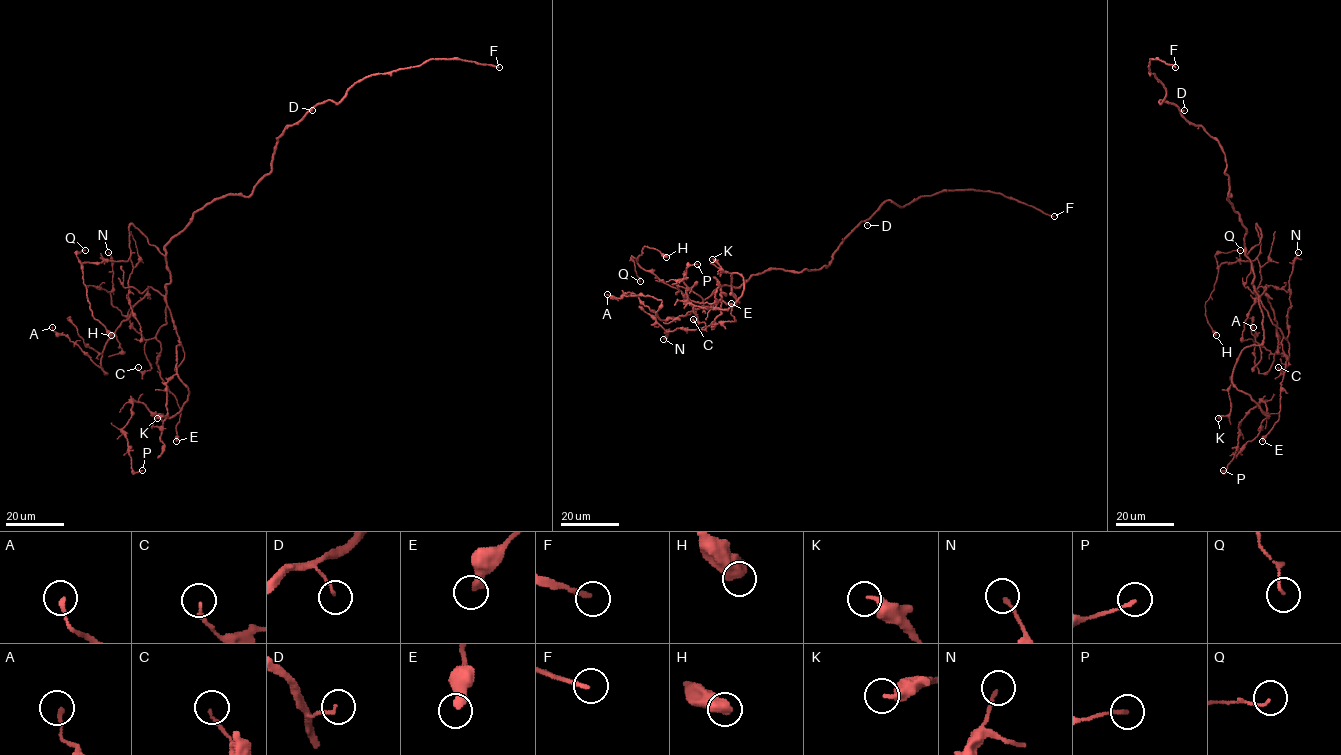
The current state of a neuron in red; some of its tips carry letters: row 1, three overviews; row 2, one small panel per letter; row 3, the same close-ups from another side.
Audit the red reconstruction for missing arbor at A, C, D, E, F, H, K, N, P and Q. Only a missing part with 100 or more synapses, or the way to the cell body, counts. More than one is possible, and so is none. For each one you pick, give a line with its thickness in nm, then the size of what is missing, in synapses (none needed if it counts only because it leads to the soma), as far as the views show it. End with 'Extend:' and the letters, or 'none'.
F: Thickness 190 nm. Roughly 200 synapses
Extend: F

